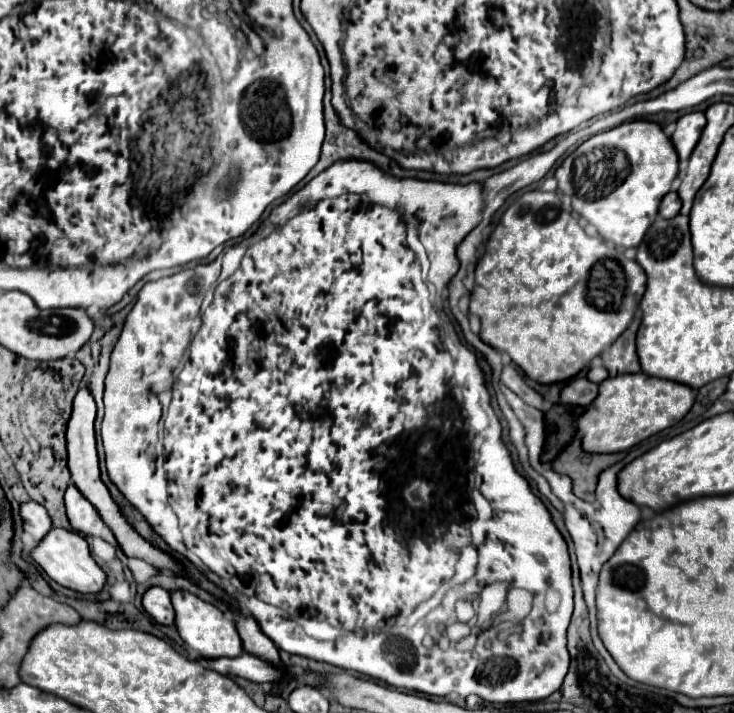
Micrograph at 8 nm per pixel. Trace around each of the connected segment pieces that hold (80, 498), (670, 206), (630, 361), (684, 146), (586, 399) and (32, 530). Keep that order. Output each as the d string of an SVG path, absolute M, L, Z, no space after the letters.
M69 482L67 490L65 490L65 506L67 506L67 516L71 522L71 528L75 532L89 534L89 536L101 536L103 540L107 540L109 544L119 548L113 532L107 528L107 524L103 522L103 518L95 510L95 506L83 494L79 494L79 488L73 482Z
M669 192L669 194L663 198L663 202L661 202L659 214L661 214L663 218L673 218L673 216L679 214L679 210L681 210L681 202L679 202L677 192Z
M637 310L633 322L629 328L621 334L619 340L615 340L601 356L605 360L605 368L609 370L609 376L619 376L619 374L633 374L641 372L637 350L635 350L635 336L637 328L641 322L641 310Z
M691 112L691 114L685 114L677 120L677 128L675 128L671 140L673 140L681 160L689 160L693 148L699 142L703 128L705 128L705 114L703 112Z
M585 376L573 378L561 392L561 402L563 404L573 404L573 406L589 406L599 394L597 384L589 382Z
M37 502L21 504L21 518L23 518L25 532L29 532L35 540L41 540L51 530L51 516Z

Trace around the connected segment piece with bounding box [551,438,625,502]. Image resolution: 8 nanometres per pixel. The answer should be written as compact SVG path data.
M575 438L551 464L551 468L559 474L565 474L573 480L573 494L587 502L595 500L595 486L599 474L613 466L615 462L623 460L625 452L617 454L589 454L581 448L579 438Z

